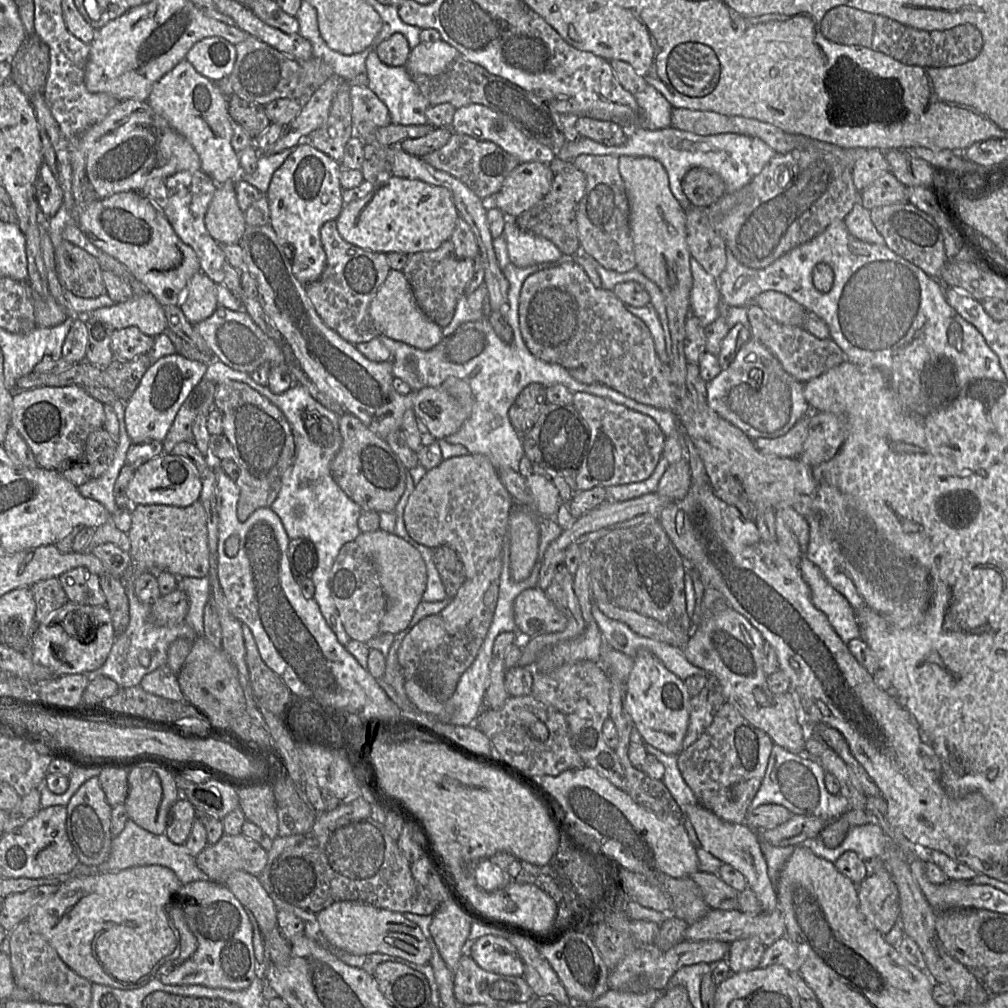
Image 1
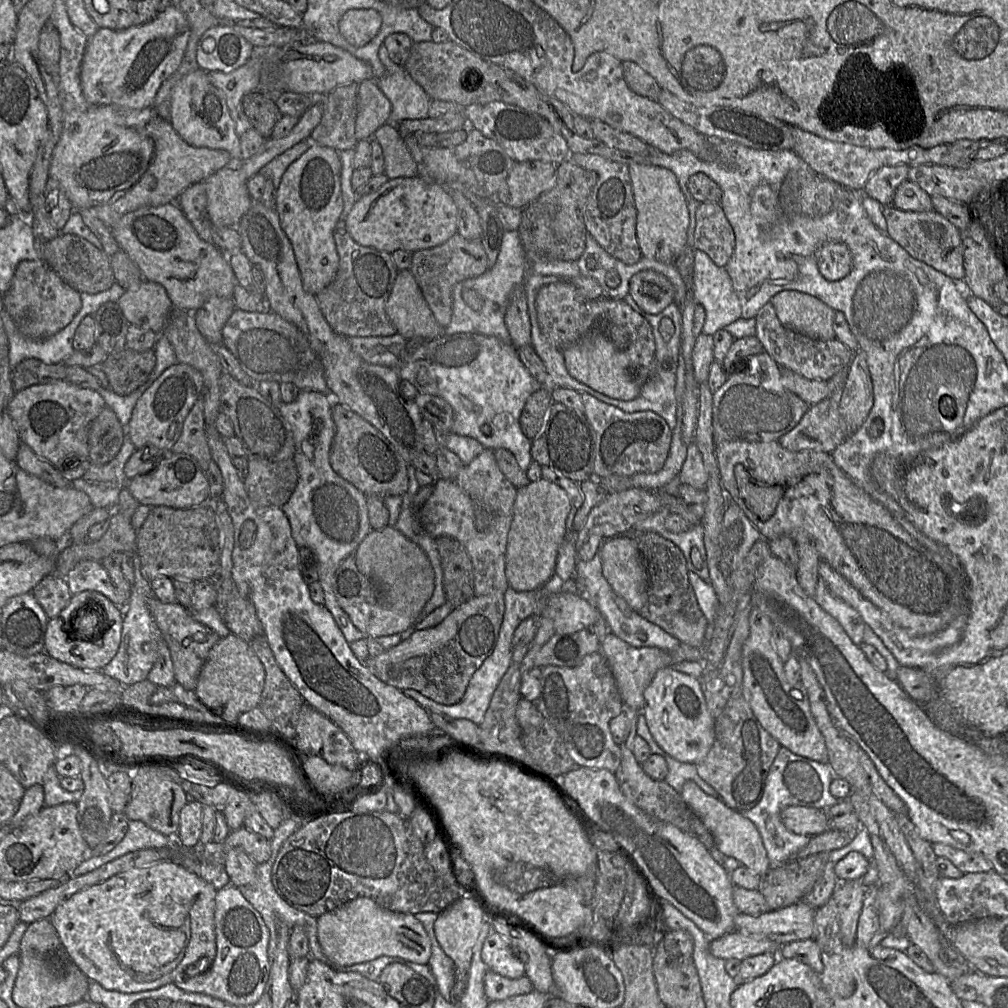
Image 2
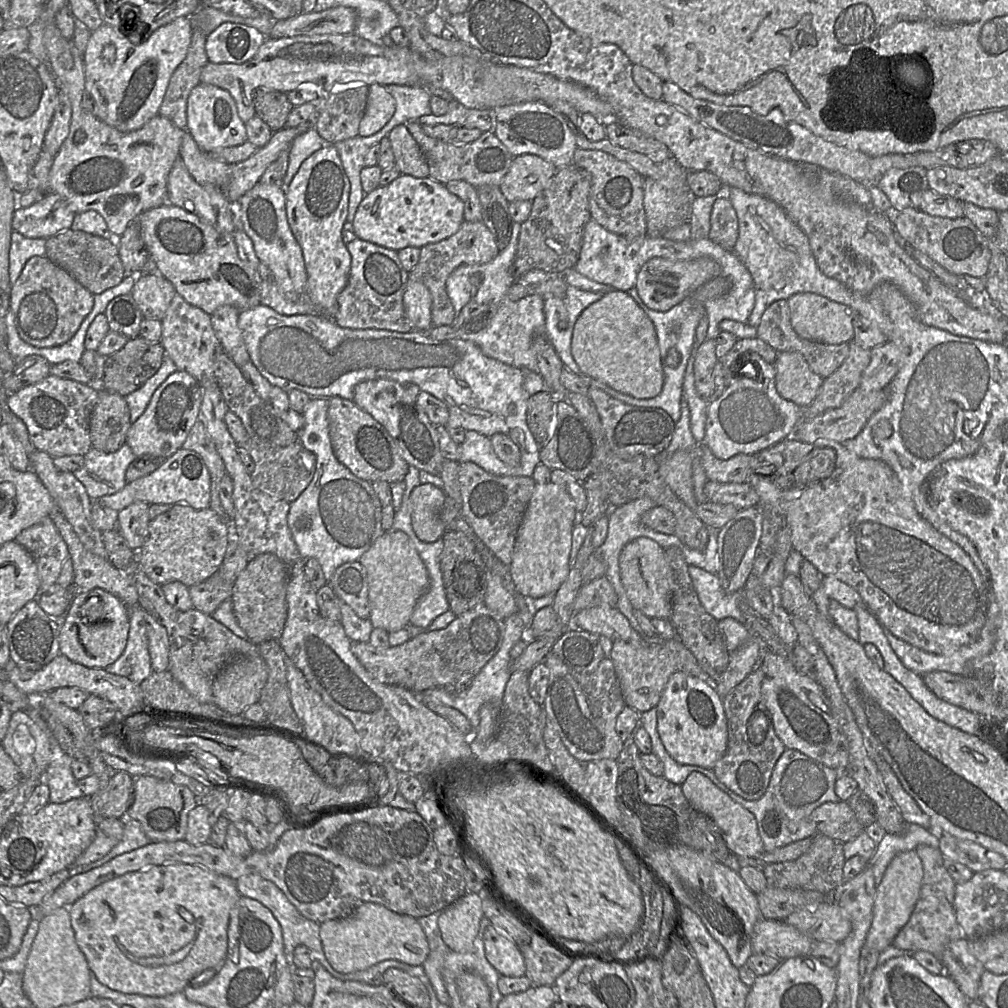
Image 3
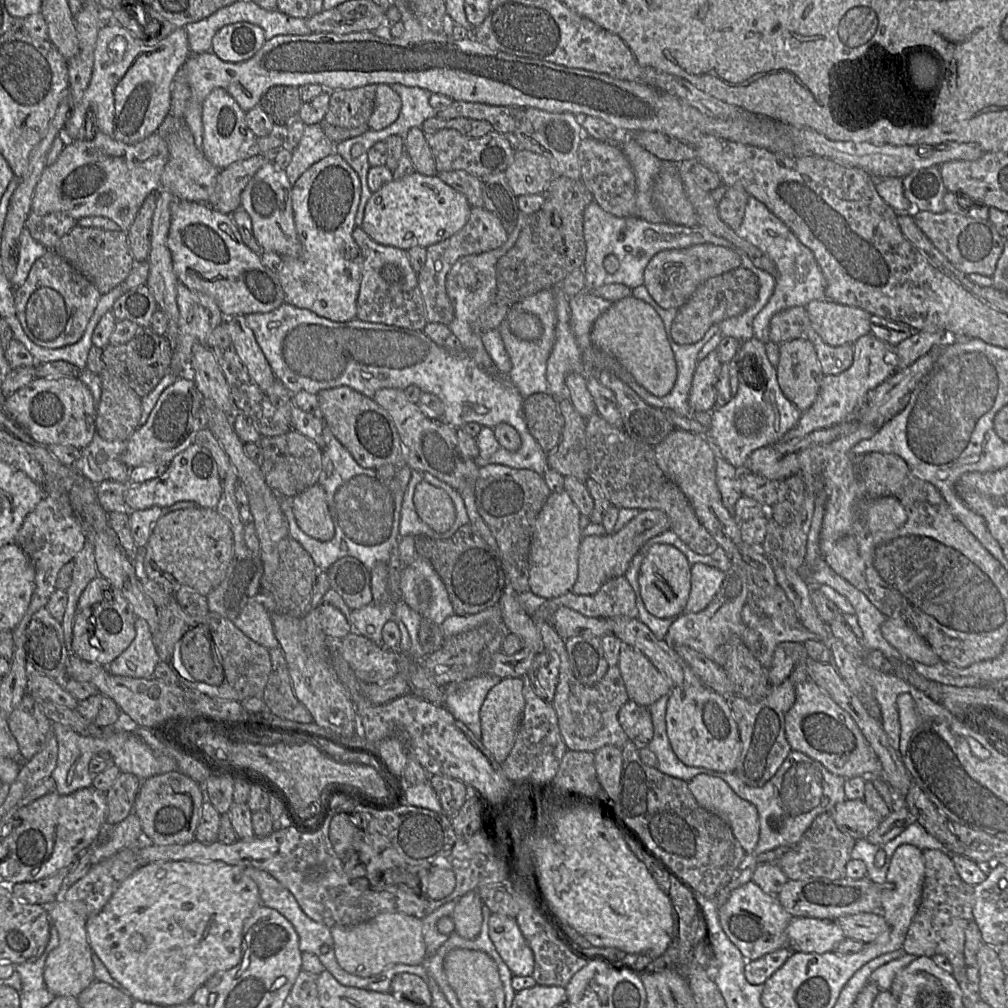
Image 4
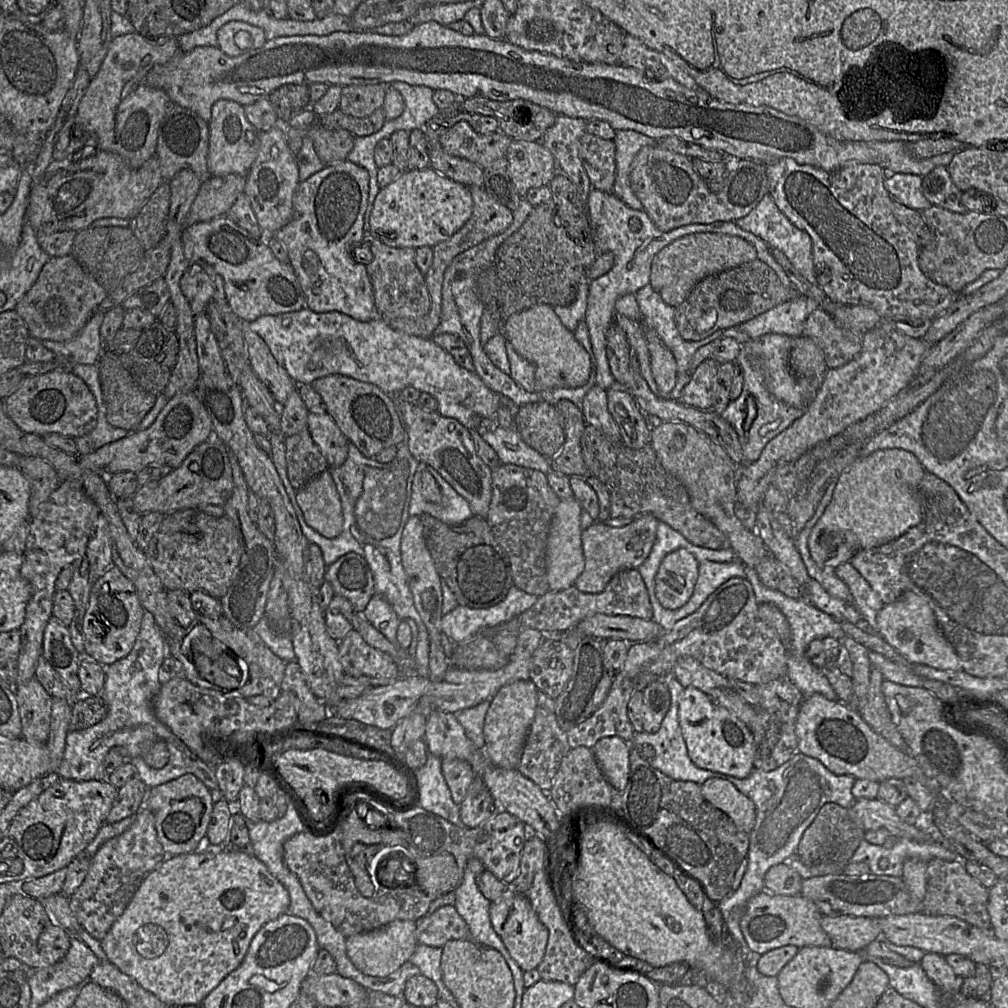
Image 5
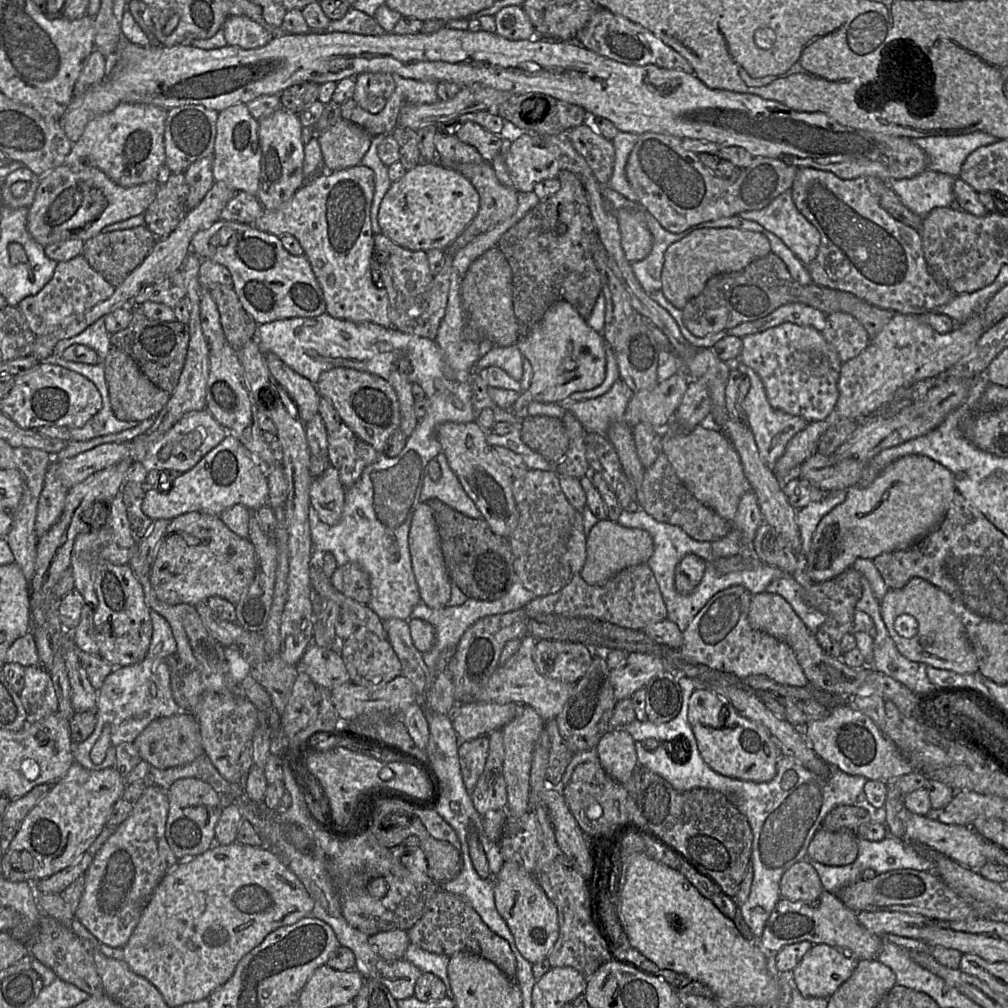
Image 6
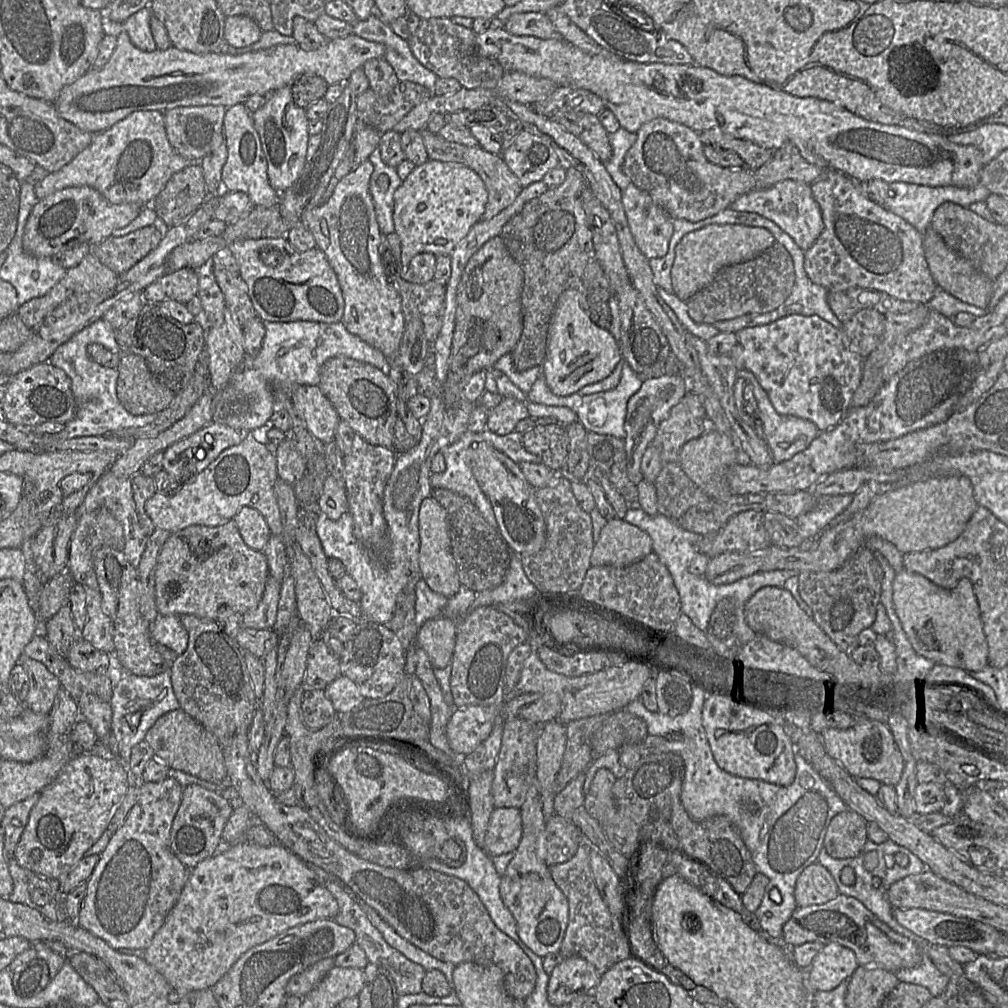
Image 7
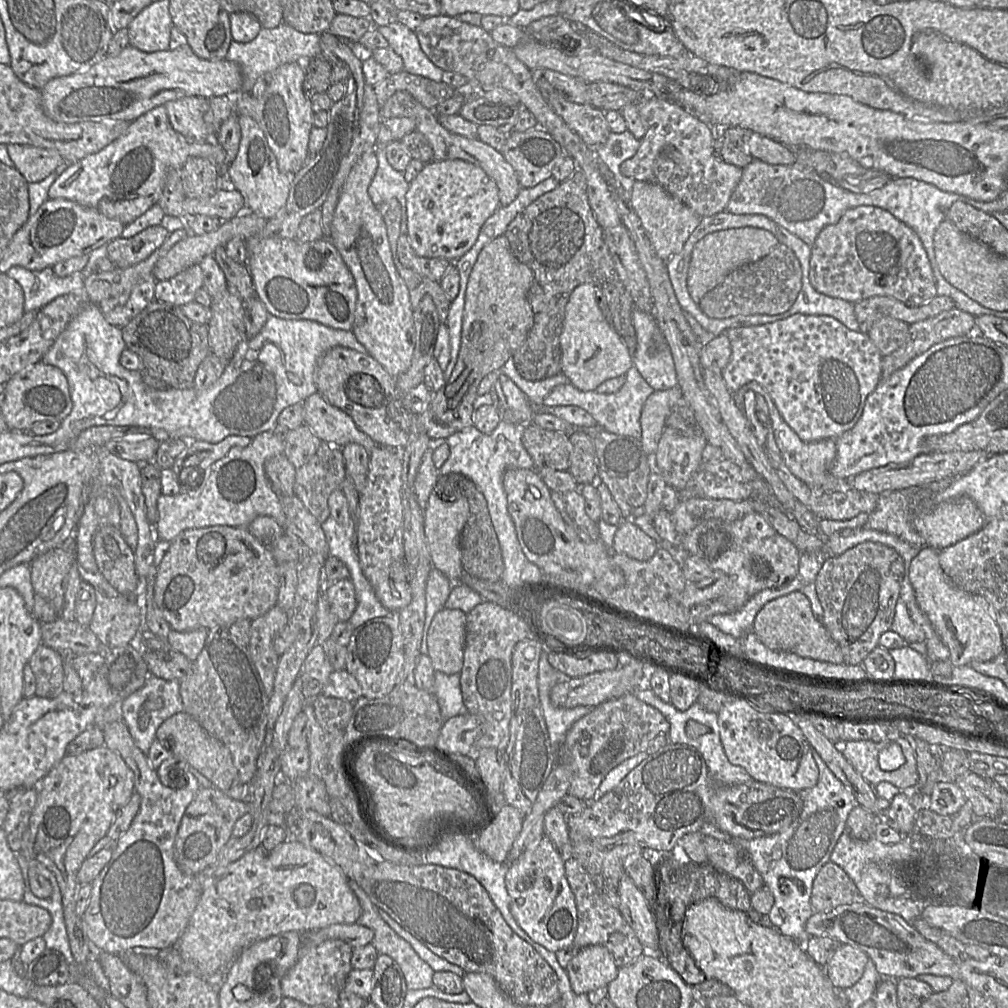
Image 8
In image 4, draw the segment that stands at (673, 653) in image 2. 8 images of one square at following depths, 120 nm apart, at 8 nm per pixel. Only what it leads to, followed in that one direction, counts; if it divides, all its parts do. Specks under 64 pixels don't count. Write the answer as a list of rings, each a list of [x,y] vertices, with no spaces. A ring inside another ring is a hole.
[[[622,643],[617,667],[629,700],[650,707],[673,688],[652,662],[636,648]]]

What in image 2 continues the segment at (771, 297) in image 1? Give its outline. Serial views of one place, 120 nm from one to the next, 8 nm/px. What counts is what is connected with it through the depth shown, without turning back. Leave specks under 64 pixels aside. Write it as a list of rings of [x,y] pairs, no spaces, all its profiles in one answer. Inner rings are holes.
[[[785,290],[769,301],[781,324],[802,335],[818,340],[834,340],[836,312],[818,298],[796,290]]]

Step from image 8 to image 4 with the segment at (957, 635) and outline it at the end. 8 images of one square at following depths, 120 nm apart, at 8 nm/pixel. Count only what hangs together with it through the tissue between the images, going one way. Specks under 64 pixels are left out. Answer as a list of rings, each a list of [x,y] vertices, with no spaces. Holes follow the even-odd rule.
[[[886,618],[881,625],[881,633],[909,662],[935,665],[941,661],[928,643],[902,620]]]

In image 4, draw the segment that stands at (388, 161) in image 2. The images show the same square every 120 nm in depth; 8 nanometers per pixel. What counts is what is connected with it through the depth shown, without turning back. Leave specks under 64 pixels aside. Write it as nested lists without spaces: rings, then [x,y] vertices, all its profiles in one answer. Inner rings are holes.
[[[414,127],[408,131],[404,137],[404,148],[417,173],[438,176],[435,159],[422,128]]]

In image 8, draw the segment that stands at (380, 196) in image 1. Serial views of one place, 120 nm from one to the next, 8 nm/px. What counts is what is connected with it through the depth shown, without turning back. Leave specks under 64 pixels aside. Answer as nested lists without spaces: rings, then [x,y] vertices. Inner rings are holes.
[[[460,159],[431,161],[409,183],[406,193],[407,236],[415,254],[455,263],[476,242],[485,221],[500,207],[496,183],[478,166]]]

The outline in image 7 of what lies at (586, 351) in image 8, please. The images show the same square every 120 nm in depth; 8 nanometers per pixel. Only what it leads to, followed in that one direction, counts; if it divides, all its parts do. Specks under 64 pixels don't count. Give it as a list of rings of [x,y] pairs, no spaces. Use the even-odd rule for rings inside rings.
[[[576,289],[564,291],[556,303],[548,329],[547,353],[542,376],[551,391],[559,396],[607,378],[623,359],[619,342],[608,329],[593,323],[584,296]]]

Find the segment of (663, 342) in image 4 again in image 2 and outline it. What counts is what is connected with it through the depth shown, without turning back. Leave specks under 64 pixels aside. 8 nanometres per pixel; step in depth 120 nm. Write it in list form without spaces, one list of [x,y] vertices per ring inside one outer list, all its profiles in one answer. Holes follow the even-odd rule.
[[[593,331],[586,338],[563,351],[569,374],[579,382],[609,397],[633,400],[641,392],[642,386],[631,373],[629,355],[618,349],[603,331]]]

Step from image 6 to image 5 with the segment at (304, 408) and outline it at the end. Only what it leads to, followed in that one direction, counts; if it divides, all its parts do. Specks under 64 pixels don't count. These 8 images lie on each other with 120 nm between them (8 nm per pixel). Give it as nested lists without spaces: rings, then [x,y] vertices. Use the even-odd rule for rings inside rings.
[[[243,321],[242,329],[250,367],[269,388],[274,399],[283,405],[290,393],[298,389],[297,384],[278,364],[265,341],[250,328],[250,323]]]

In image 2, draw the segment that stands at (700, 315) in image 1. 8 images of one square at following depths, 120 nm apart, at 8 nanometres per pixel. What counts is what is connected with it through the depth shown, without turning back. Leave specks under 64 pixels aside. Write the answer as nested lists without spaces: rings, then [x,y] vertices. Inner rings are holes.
[[[699,249],[694,252],[693,298],[705,310],[704,334],[713,337],[718,330],[742,317],[741,304],[727,270],[725,267],[718,267],[706,253]]]

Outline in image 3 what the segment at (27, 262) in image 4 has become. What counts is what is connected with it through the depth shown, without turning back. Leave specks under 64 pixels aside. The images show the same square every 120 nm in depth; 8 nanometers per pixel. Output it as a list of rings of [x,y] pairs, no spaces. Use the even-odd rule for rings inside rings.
[[[13,231],[9,250],[9,282],[11,287],[18,280],[26,262],[34,256],[45,256],[46,239],[26,238]]]

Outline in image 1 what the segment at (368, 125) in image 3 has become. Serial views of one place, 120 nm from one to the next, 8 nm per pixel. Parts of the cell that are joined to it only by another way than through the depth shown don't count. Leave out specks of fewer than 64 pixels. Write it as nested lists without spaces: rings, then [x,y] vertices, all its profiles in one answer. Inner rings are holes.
[[[351,83],[350,99],[353,129],[362,122],[372,122],[377,127],[391,123],[387,106],[367,85]]]

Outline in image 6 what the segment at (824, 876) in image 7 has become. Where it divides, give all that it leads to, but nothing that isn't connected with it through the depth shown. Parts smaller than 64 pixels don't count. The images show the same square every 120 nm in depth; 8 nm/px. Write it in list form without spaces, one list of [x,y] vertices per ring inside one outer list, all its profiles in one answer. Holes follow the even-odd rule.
[[[802,861],[793,864],[785,871],[779,886],[781,898],[807,903],[817,901],[824,891],[815,868]]]

